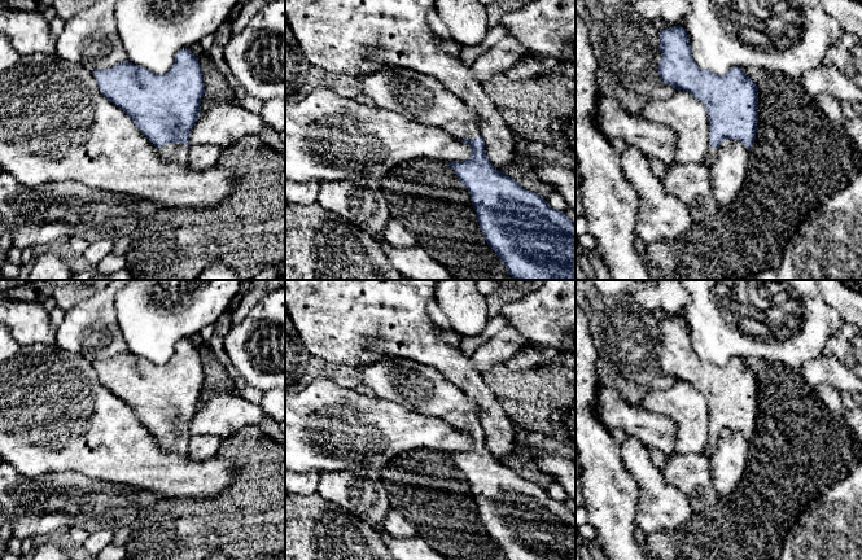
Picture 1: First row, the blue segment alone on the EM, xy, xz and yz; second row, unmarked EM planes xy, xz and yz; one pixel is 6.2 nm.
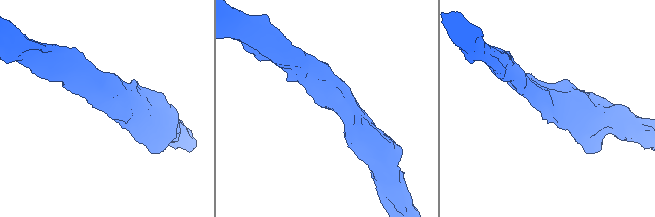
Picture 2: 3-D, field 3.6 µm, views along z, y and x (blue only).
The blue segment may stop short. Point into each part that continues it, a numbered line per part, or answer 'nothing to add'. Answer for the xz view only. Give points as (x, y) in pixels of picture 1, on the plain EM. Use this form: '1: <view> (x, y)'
1: xz (458, 420)

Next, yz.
1: yz (712, 442)

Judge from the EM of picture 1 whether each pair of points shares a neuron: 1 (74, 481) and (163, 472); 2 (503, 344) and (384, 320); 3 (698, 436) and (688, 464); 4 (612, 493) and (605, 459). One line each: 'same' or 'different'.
1: different
2: different
3: different
4: same

